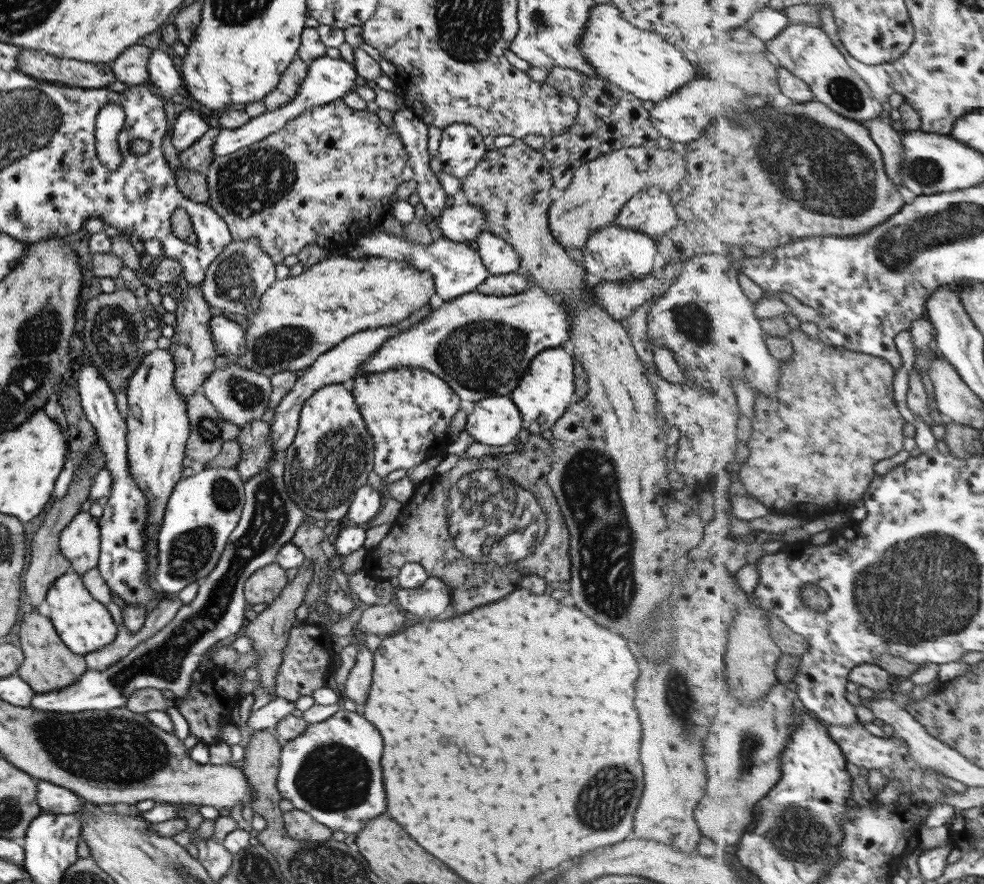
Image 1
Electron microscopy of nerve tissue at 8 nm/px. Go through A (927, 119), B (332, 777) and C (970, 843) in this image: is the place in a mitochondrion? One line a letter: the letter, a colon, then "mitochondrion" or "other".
A: other
B: mitochondrion
C: other

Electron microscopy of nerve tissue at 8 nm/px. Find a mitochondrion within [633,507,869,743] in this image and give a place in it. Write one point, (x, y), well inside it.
(826, 601)

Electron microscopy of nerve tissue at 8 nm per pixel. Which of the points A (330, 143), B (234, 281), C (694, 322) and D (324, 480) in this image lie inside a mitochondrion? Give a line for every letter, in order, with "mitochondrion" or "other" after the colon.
A: other
B: mitochondrion
C: mitochondrion
D: mitochondrion

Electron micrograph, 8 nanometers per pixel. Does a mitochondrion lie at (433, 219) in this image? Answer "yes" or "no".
no

